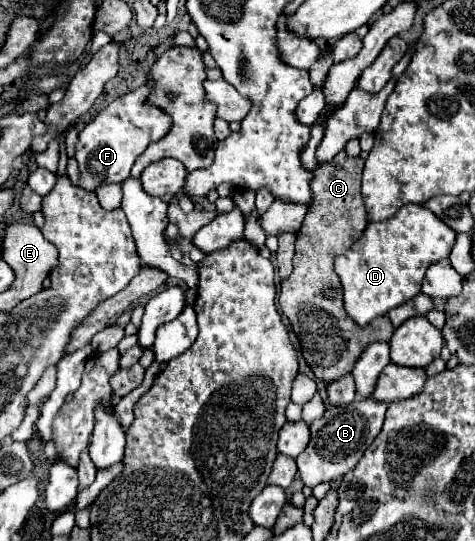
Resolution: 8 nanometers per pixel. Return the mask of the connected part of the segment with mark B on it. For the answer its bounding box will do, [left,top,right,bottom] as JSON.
[297,400,387,488]

